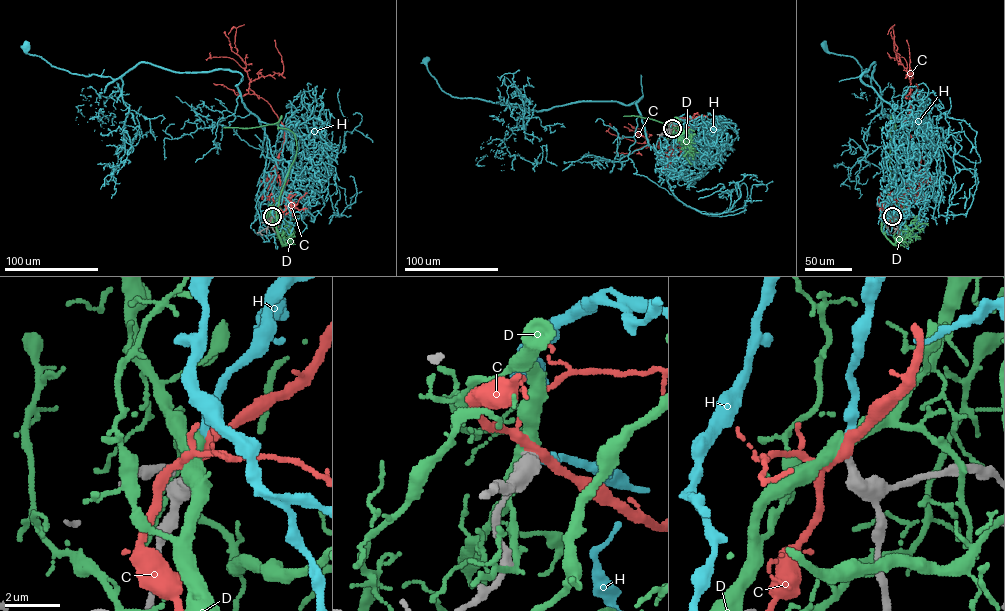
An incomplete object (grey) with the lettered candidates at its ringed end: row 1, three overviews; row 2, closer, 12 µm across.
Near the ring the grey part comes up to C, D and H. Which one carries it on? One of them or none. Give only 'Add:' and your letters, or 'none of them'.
Add: H

